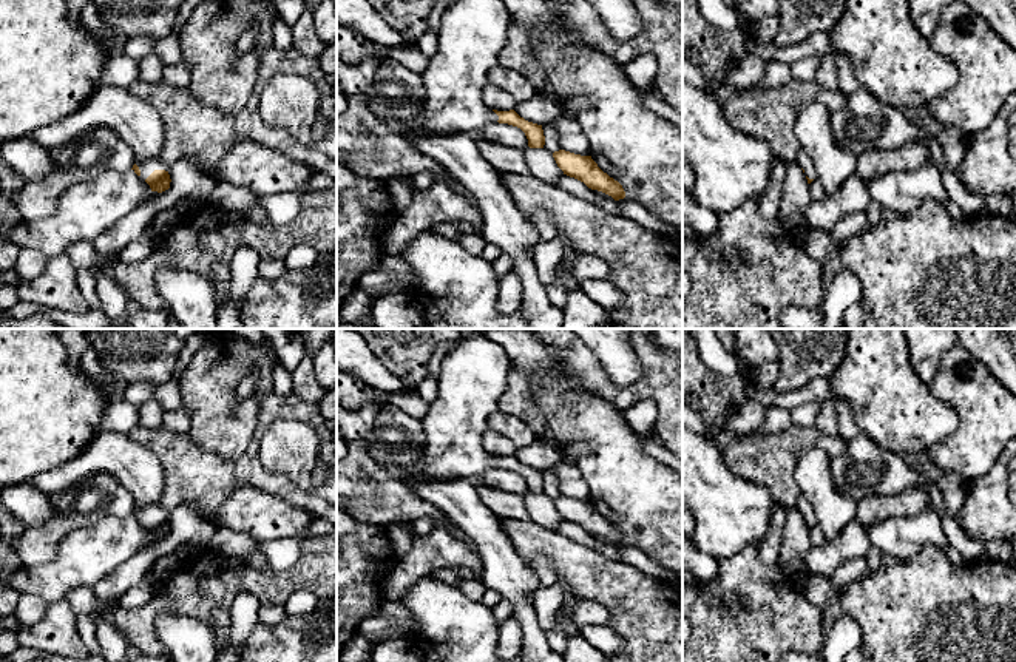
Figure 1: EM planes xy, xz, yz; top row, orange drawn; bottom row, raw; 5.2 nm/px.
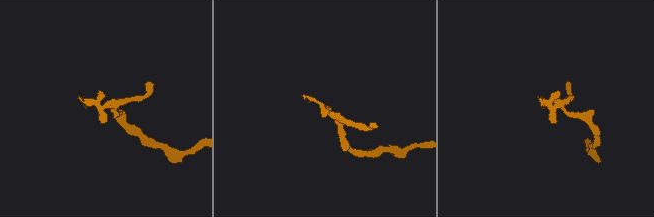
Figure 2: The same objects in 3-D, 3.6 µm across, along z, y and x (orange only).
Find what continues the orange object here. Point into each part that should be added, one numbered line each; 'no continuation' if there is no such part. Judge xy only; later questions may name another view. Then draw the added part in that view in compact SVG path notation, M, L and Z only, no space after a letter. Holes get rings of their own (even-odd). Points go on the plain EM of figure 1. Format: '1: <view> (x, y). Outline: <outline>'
1: xy (87, 554). Outline: M103 515L69 531L51 560L34 566L20 565L8 577L8 586L19 594L54 603L76 588L93 588L141 551L150 539L150 531L134 515Z

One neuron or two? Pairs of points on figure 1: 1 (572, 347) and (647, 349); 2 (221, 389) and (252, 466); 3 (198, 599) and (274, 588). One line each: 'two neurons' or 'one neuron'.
1: one neuron
2: two neurons
3: one neuron

